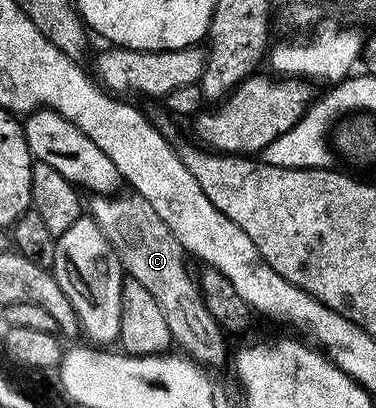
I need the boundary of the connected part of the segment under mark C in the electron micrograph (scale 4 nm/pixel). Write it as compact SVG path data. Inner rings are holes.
M99 193L89 203L90 218L105 233L113 245L124 272L133 280L141 282L161 306L168 322L172 342L188 358L201 365L215 365L224 361L227 355L226 334L214 317L205 309L198 284L191 277L185 265L187 253L177 237L157 217L157 209L145 201L145 197L134 193Z

